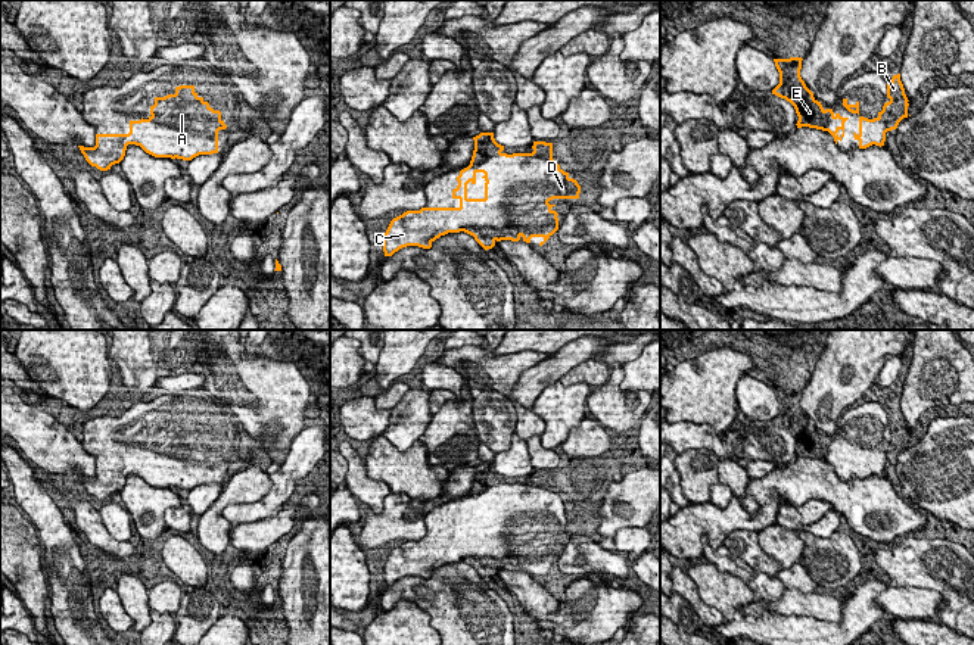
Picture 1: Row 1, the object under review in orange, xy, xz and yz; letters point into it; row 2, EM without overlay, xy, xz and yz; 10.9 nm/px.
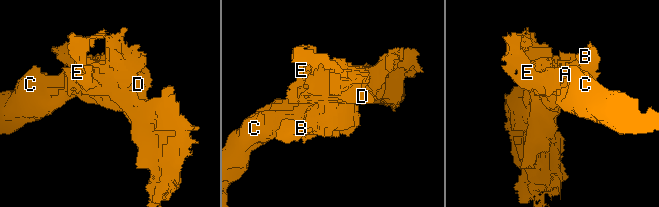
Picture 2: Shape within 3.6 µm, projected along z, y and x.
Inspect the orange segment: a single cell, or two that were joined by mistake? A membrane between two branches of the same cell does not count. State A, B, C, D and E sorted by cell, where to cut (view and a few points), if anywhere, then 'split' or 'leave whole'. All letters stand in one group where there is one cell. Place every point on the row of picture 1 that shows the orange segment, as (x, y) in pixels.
A B C D E | no cut | leave whole

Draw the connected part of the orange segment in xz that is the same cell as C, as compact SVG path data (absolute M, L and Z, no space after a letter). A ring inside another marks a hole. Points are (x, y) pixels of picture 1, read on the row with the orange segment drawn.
M480 133L473 137L474 150L470 165L460 171L458 186L452 190L452 199L460 200L458 208L421 208L407 211L393 218L385 233L383 252L392 256L402 247L418 246L430 249L432 243L448 233L464 231L485 249L492 249L497 242L520 239L530 243L532 237L542 237L542 246L557 230L557 212L548 202L553 199L579 199L581 186L569 177L553 159L553 143L533 141L532 153L504 153L504 146L498 144L494 133ZM483 172L485 197L469 199L467 184L476 184L476 174Z

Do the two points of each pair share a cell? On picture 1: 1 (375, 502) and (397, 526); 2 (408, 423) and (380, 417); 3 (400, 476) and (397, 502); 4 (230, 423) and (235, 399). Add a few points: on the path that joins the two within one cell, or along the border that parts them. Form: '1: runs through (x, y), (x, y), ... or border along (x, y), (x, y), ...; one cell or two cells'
1: border along (391, 492), (379, 513), (373, 513), (363, 505); two cells
2: border along (389, 411), (389, 423), (380, 433); two cells
3: border along (392, 492), (404, 492), (411, 498), (425, 501); two cells
4: border along (232, 411), (246, 430); two cells

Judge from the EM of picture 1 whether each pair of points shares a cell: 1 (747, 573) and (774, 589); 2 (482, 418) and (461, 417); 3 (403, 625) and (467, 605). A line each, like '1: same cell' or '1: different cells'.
1: same cell
2: different cells
3: different cells

